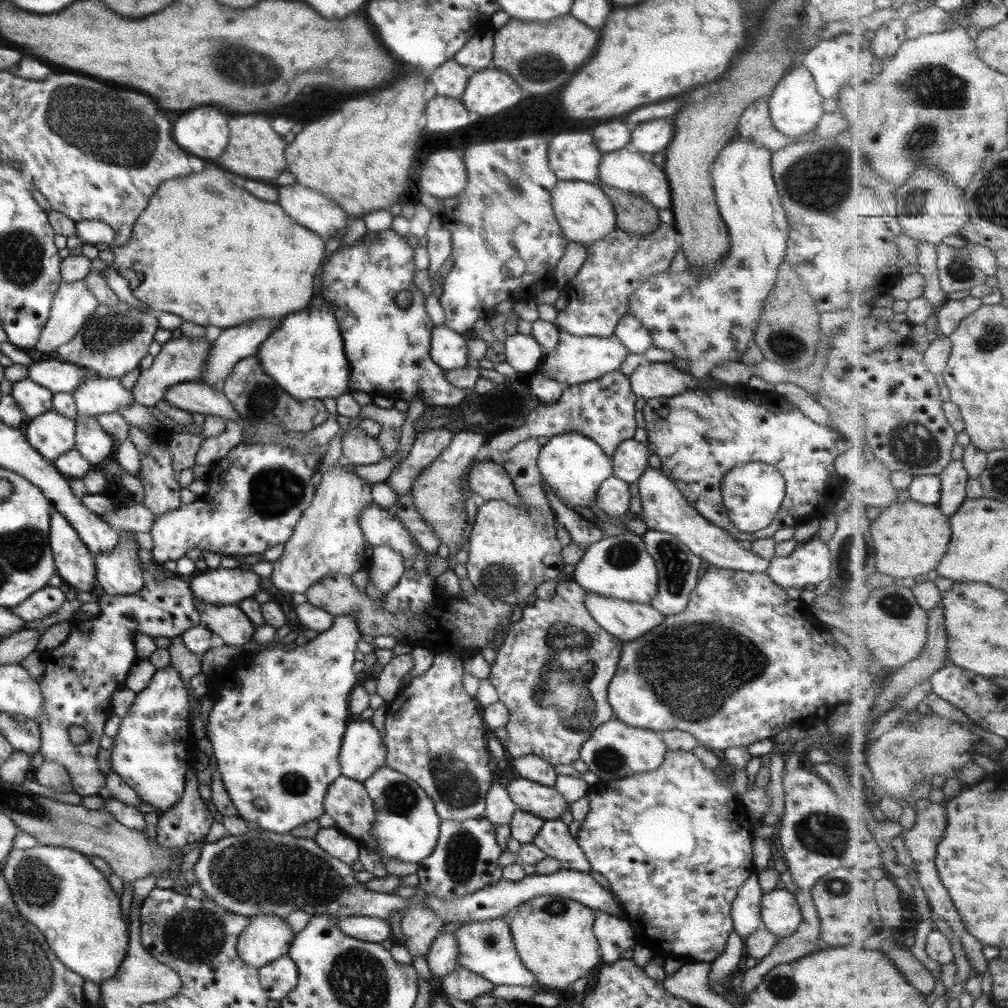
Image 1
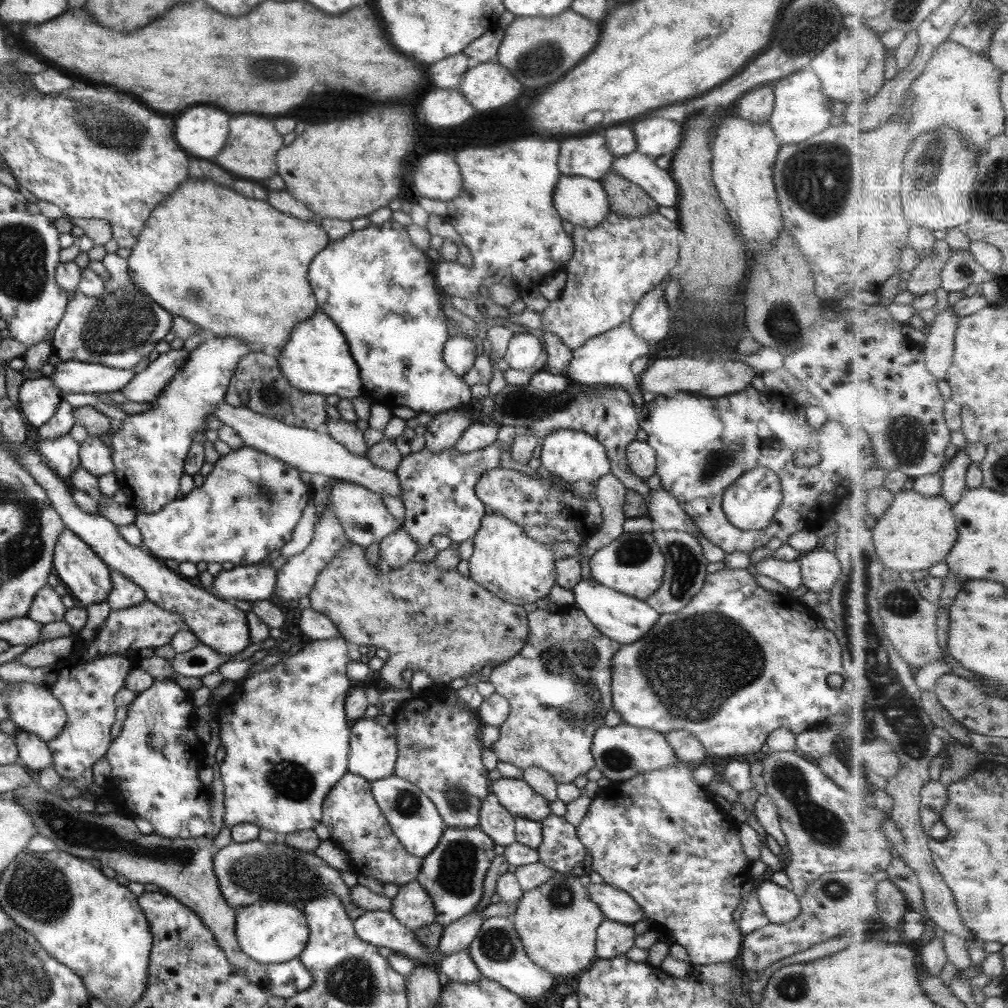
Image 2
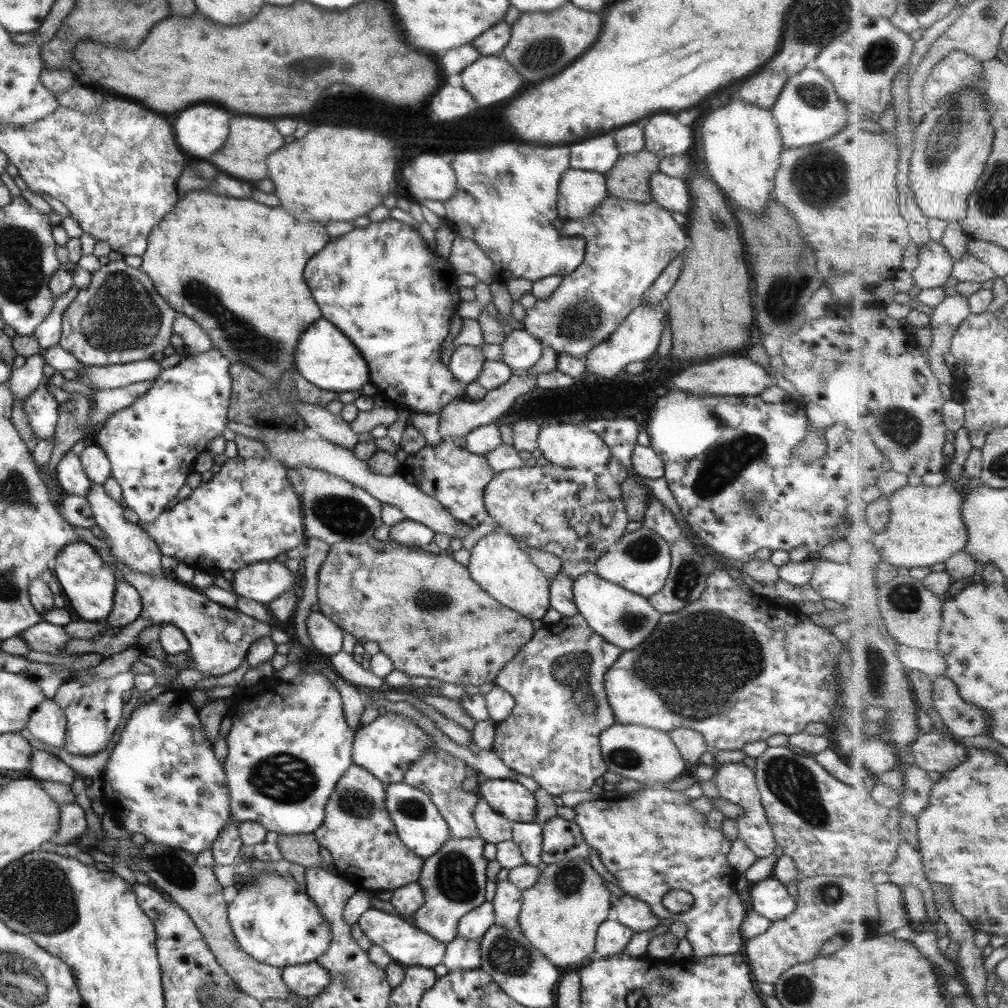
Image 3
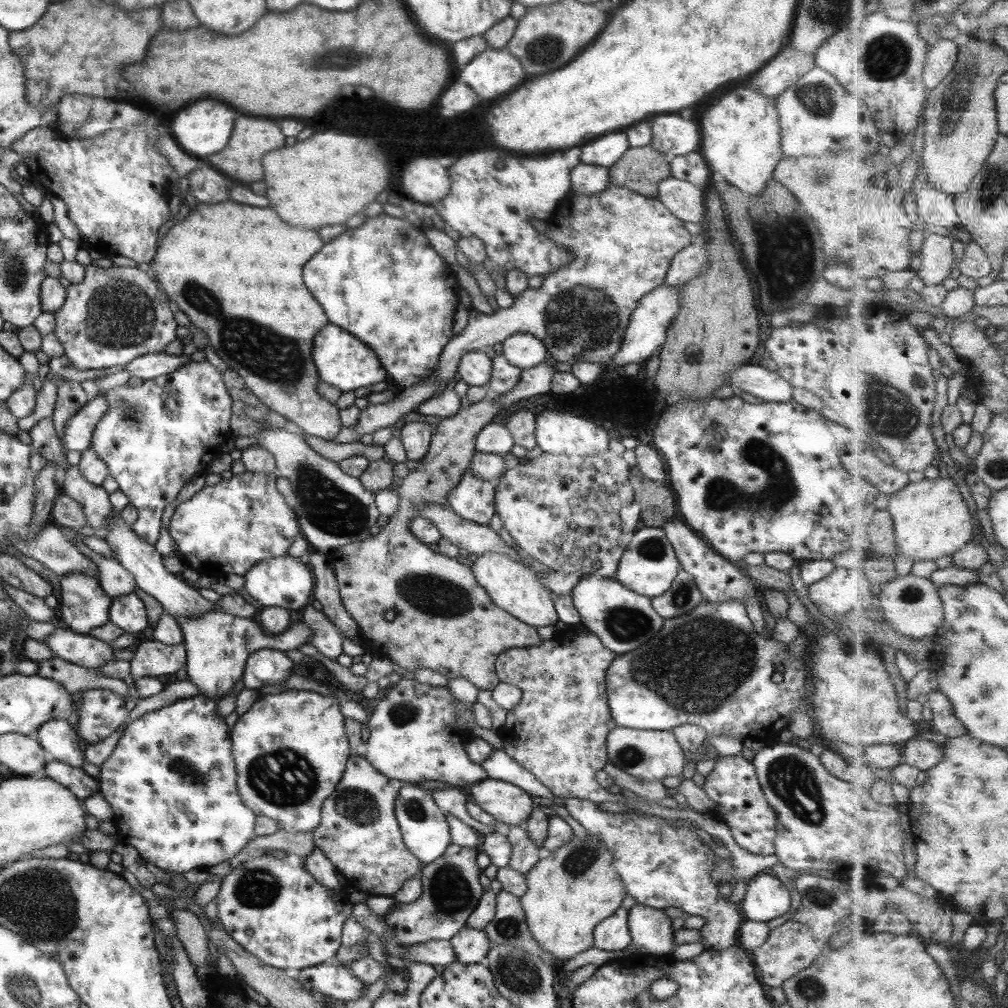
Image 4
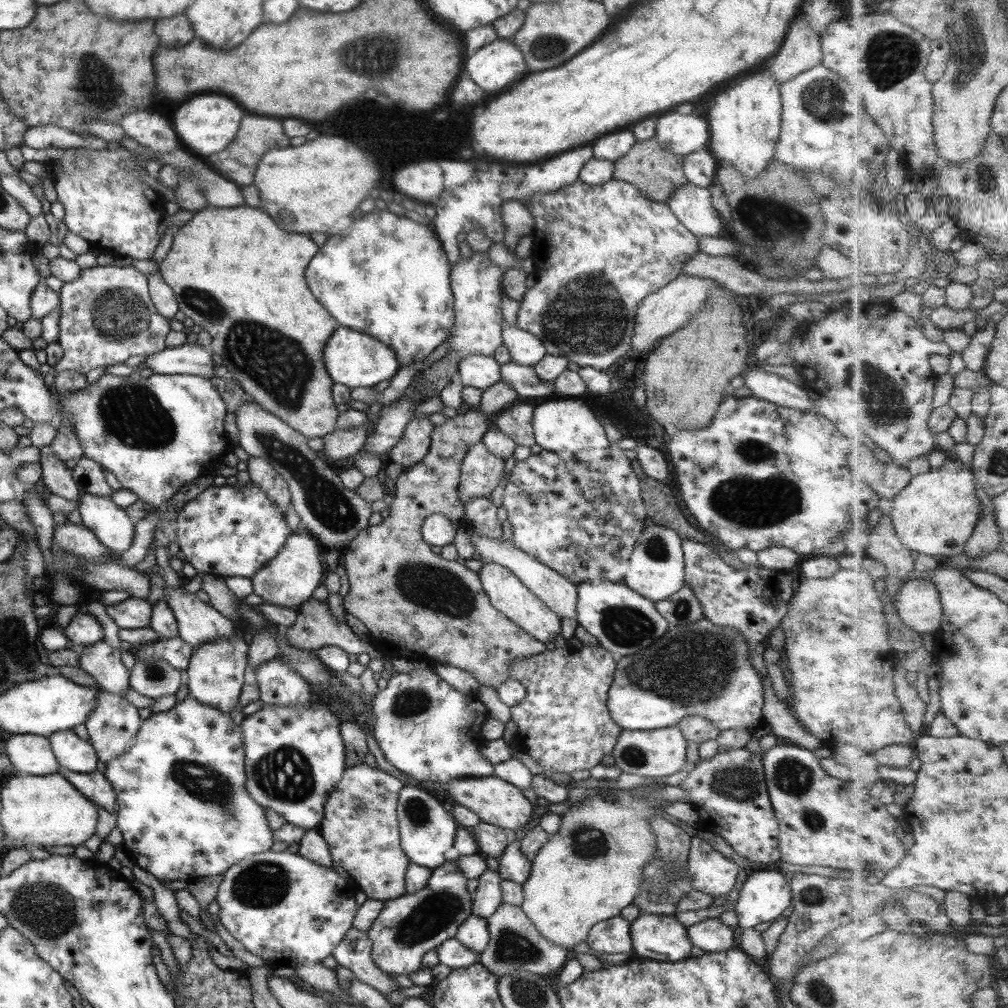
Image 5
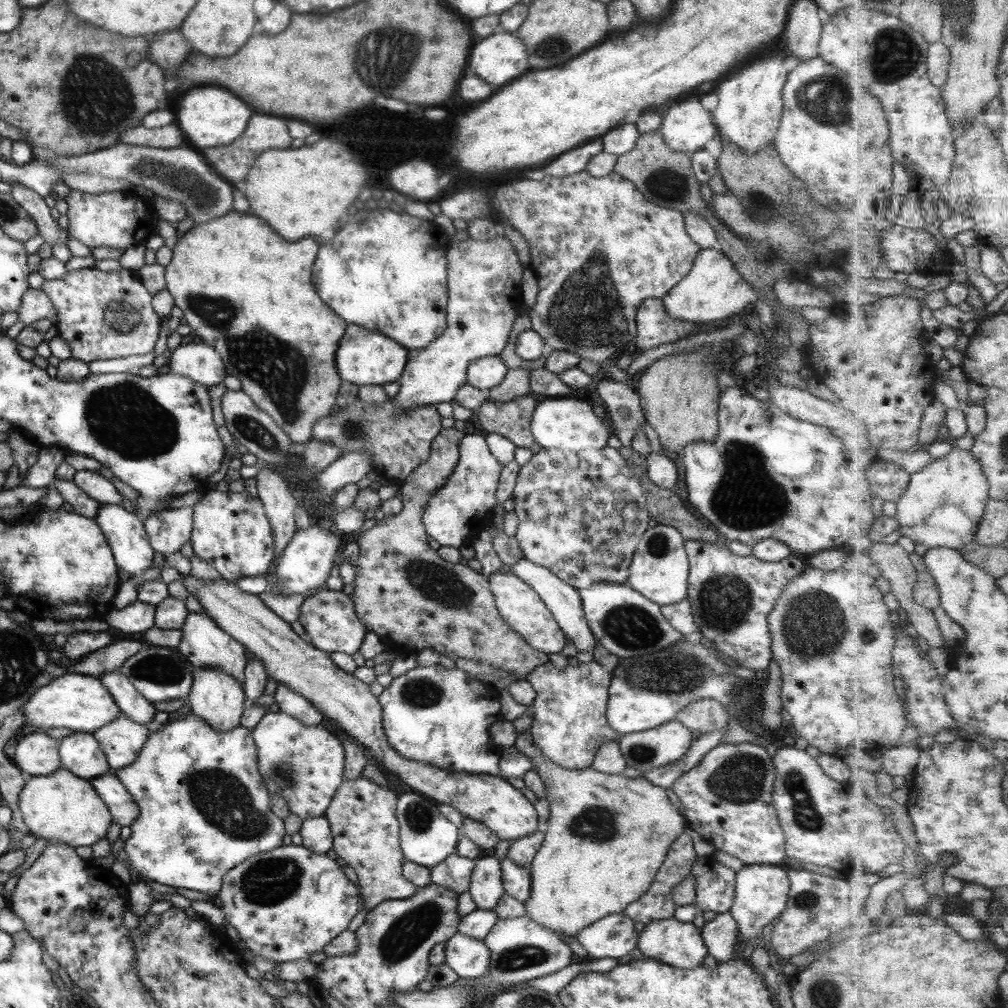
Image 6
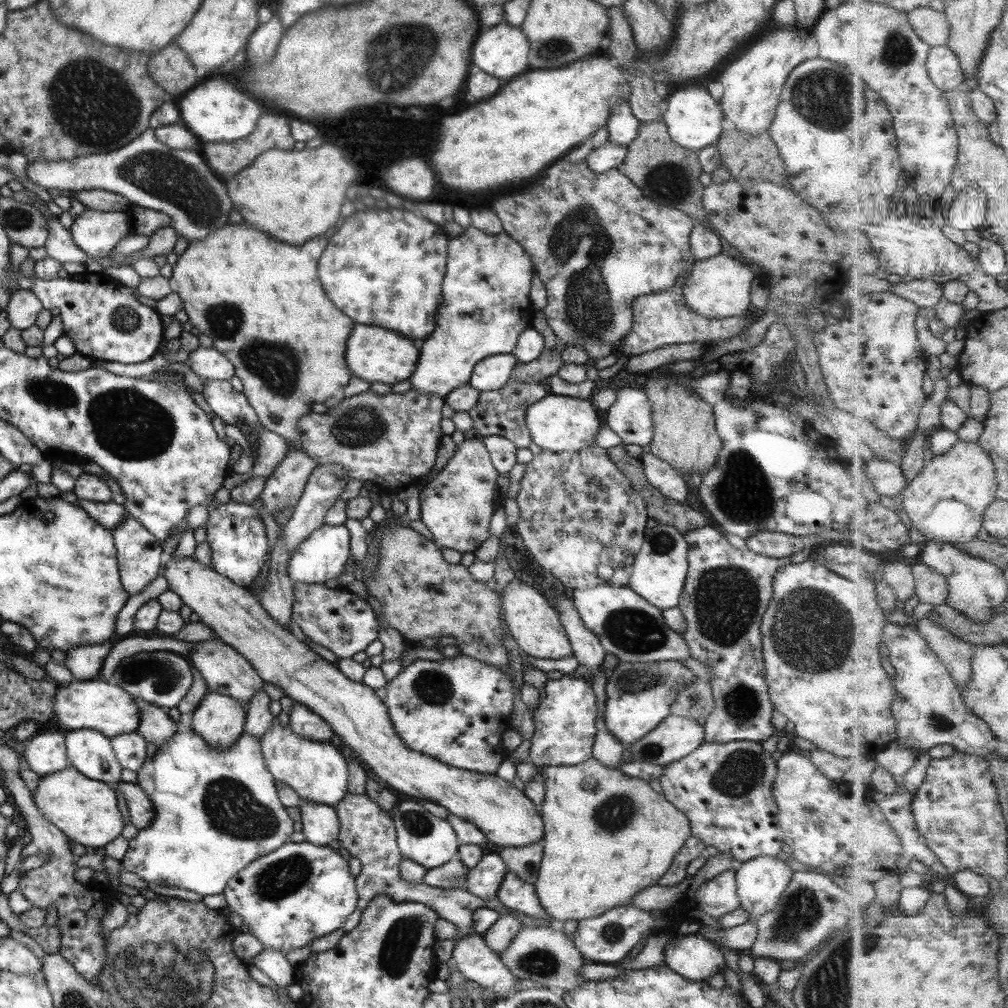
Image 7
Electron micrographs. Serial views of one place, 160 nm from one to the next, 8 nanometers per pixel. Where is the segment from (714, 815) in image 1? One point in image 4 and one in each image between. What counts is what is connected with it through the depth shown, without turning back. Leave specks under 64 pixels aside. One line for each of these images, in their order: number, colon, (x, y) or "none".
2: (660, 838)
3: (651, 841)
4: (661, 865)

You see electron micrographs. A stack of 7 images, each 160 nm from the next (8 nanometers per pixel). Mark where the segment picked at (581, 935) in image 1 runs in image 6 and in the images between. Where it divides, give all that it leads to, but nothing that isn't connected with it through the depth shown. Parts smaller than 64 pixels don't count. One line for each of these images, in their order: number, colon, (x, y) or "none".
2: (556, 923)
3: (559, 915)
4: (569, 890)
5: (586, 872)
6: (606, 836)

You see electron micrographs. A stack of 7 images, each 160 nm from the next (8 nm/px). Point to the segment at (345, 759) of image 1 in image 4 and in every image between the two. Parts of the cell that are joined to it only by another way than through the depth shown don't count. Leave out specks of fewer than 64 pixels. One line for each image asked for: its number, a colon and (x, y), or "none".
2: (372, 752)
3: (385, 747)
4: (411, 738)

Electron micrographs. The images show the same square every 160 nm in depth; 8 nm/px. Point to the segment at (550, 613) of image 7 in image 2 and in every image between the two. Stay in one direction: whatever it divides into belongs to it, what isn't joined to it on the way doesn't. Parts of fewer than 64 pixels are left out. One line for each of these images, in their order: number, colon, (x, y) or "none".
2: (505, 561)
3: (497, 563)
4: (513, 587)
5: (505, 592)
6: (518, 605)

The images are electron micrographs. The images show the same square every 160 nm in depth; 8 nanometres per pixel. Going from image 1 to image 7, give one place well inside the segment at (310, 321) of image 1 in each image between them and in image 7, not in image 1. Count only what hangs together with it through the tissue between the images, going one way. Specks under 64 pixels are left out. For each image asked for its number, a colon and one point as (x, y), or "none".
2: (315, 360)
3: (324, 356)
4: (340, 360)
5: (353, 359)
6: (363, 357)
7: (374, 354)

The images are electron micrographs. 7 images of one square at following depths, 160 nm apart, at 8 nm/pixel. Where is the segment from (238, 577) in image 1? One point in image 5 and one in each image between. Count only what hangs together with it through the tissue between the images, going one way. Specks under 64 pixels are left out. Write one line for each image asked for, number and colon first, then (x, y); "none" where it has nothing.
2: (252, 583)
3: (261, 582)
4: (285, 582)
5: (287, 580)

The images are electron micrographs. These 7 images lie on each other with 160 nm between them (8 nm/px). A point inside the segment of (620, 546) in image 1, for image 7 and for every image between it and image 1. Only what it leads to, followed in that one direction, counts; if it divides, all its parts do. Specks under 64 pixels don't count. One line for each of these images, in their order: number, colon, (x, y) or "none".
2: (632, 564)
3: (639, 562)
4: (647, 566)
5: (655, 567)
6: (658, 568)
7: (659, 568)

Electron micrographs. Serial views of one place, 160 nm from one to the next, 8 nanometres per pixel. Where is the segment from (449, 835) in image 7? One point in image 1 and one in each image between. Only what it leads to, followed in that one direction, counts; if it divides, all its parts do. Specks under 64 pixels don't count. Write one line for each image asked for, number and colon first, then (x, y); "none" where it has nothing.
1: (405, 827)
2: (412, 817)
3: (416, 820)
4: (423, 828)
5: (426, 830)
6: (425, 836)

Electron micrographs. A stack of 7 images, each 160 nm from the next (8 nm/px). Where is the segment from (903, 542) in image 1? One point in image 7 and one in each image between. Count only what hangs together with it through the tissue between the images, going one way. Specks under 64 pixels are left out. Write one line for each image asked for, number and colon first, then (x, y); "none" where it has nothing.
2: (917, 532)
3: (927, 526)
4: (931, 519)
5: (937, 512)
6: (943, 505)
7: (946, 502)

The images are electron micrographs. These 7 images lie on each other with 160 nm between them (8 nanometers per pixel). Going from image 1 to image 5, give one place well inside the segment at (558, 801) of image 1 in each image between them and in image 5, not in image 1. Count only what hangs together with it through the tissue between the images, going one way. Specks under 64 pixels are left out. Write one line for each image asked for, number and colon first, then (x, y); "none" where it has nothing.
2: (515, 795)
3: (512, 800)
4: (506, 803)
5: (494, 801)

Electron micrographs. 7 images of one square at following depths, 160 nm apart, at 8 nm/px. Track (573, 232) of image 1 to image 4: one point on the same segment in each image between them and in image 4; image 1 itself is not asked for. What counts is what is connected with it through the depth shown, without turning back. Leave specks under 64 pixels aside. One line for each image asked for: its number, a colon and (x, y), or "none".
2: (582, 202)
3: (580, 192)
4: (585, 180)

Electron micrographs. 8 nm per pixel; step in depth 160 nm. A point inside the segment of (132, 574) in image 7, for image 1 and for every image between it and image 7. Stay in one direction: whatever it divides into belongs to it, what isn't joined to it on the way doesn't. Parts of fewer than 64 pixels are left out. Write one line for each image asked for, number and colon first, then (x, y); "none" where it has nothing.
1: (49, 434)
2: (60, 454)
3: (69, 477)
4: (93, 499)
5: (109, 523)
6: (123, 531)

